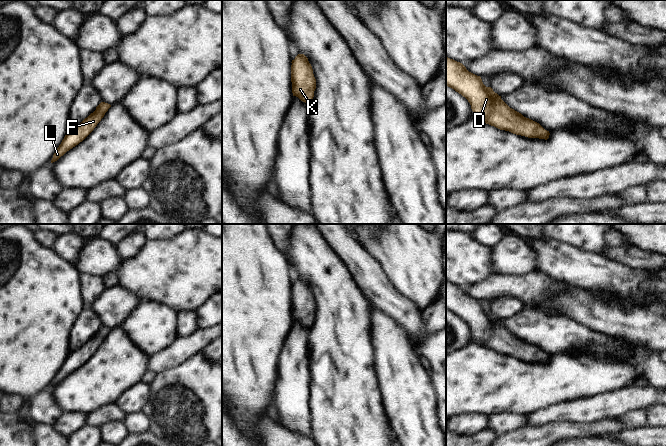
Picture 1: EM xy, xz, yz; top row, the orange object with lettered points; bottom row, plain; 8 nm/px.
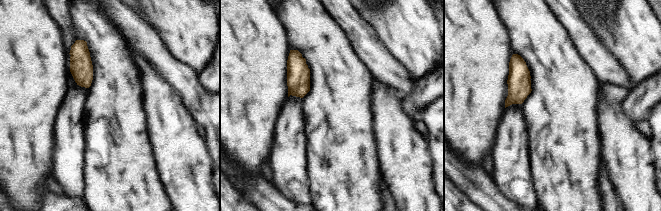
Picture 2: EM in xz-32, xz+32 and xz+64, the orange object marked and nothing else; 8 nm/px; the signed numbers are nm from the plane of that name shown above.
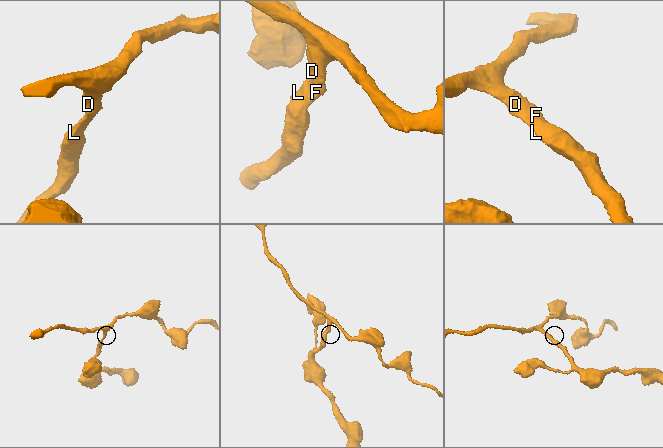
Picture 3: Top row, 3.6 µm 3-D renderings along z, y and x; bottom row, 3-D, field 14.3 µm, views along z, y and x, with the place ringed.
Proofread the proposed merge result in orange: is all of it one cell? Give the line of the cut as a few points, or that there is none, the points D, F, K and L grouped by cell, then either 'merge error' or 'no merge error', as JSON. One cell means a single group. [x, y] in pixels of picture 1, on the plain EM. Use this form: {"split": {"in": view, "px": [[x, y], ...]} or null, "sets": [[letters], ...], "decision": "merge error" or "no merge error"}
{"split": null, "sets": [["D", "F", "K", "L"]], "decision": "no merge error"}

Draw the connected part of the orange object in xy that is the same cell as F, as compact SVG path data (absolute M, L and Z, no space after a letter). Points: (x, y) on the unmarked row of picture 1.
M101 326L96 331L96 334L85 342L78 350L69 352L61 368L54 377L51 387L57 385L67 375L82 366L94 354L110 331L110 328Z

